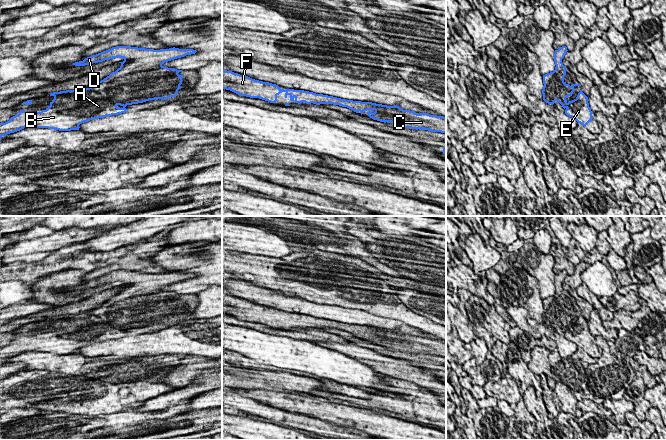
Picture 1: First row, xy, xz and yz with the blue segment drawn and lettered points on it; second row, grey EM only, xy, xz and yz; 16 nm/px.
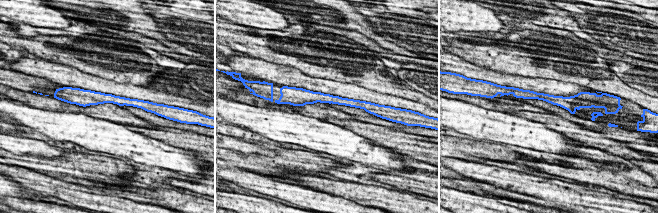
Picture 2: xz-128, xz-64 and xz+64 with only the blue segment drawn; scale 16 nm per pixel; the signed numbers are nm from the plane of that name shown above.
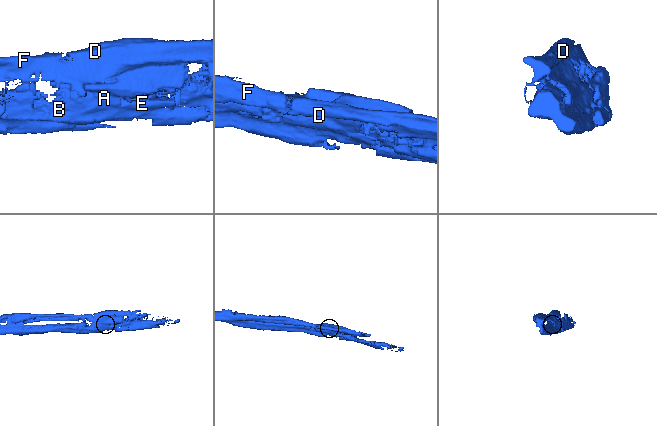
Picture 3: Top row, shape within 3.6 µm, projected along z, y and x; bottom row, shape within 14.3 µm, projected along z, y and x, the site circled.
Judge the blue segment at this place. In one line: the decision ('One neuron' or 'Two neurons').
Two neurons

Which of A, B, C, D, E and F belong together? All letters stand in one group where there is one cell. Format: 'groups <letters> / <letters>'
groups A B E / C D F

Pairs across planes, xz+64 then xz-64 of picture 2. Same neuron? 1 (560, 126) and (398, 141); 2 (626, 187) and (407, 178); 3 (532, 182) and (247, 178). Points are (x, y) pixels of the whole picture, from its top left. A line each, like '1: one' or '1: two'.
1: one
2: one
3: two

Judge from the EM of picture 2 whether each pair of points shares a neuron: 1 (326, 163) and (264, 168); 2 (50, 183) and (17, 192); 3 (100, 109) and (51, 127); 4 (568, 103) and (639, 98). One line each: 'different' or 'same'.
1: same
2: different
3: different
4: different

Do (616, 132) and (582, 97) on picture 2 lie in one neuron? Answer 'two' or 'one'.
two

